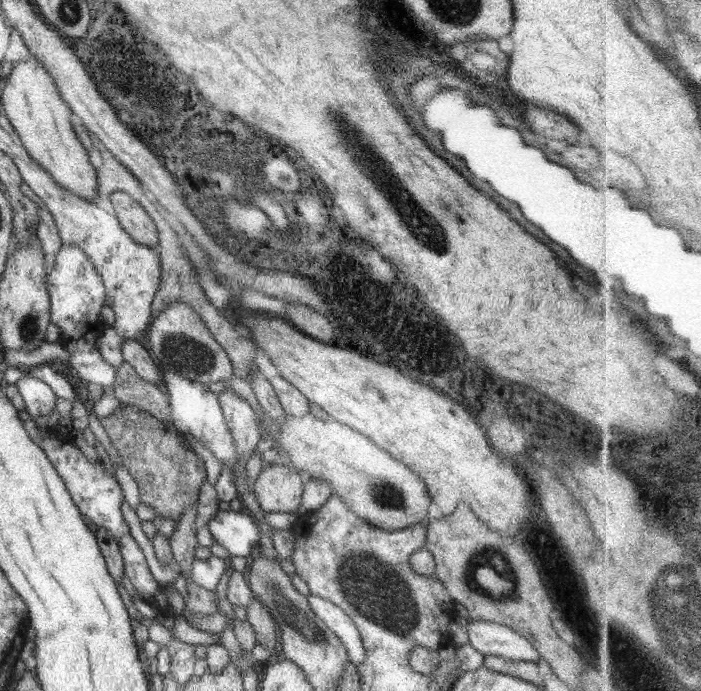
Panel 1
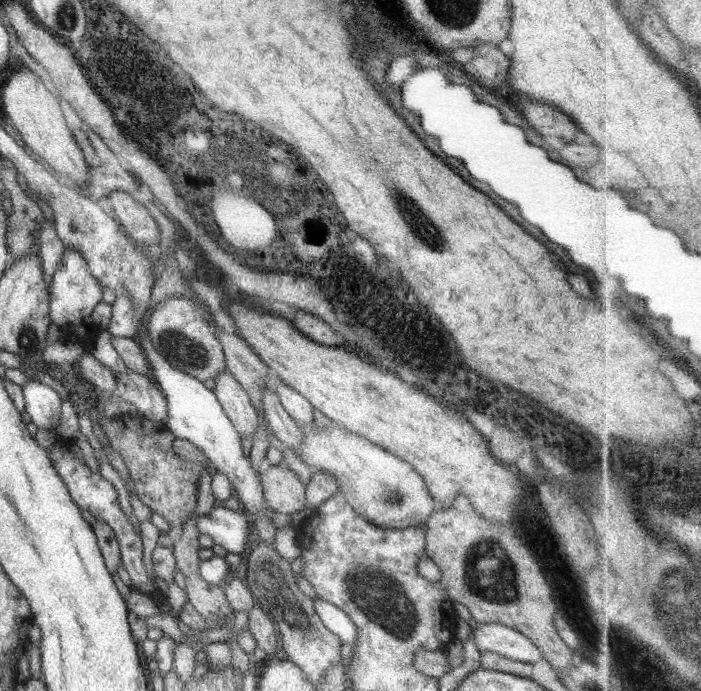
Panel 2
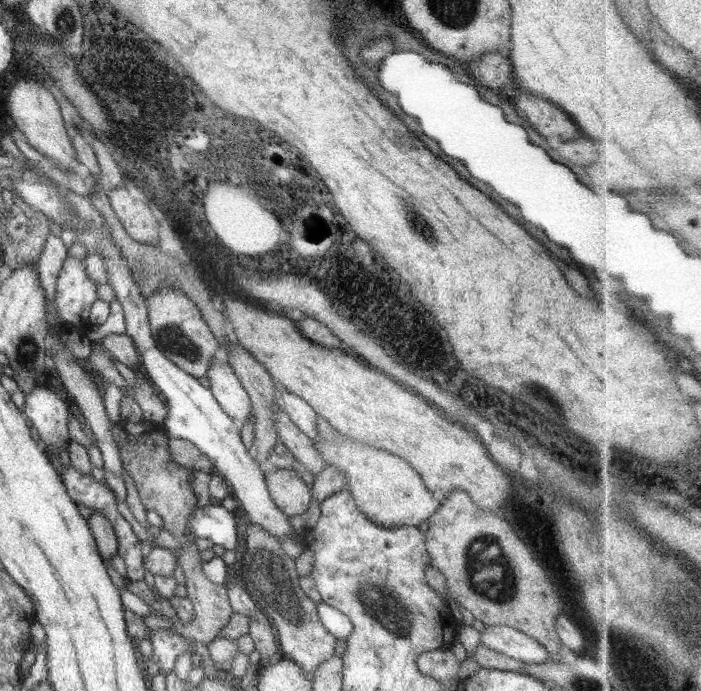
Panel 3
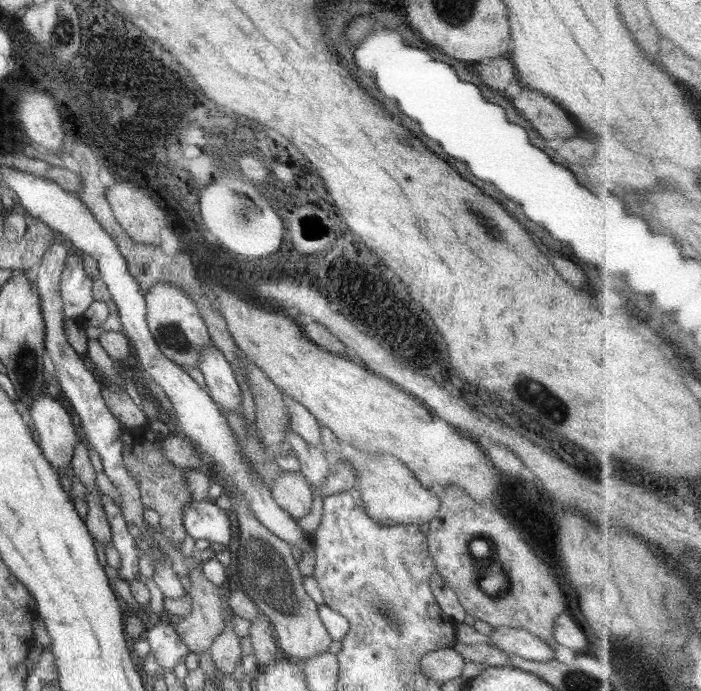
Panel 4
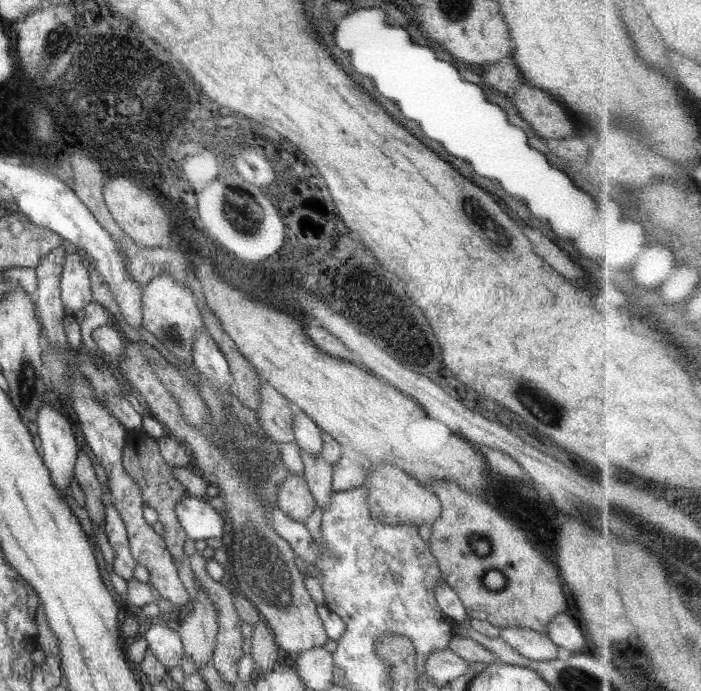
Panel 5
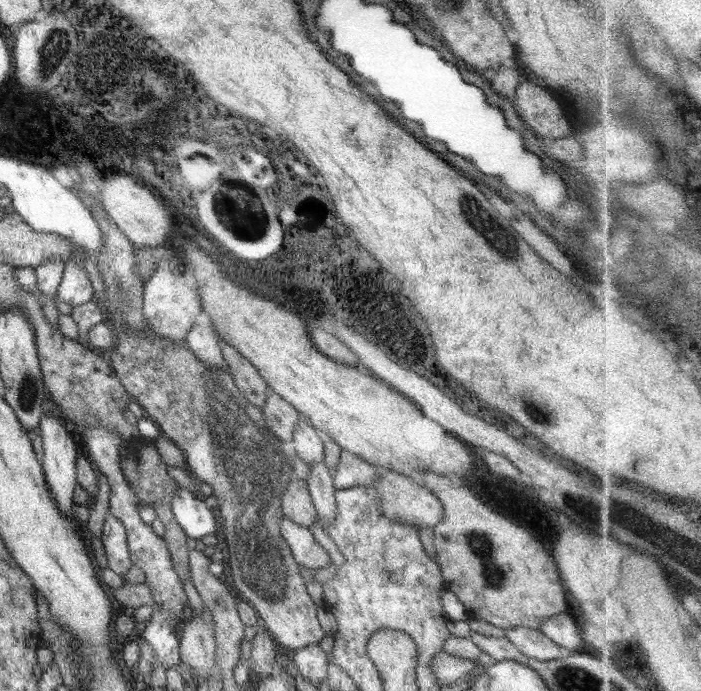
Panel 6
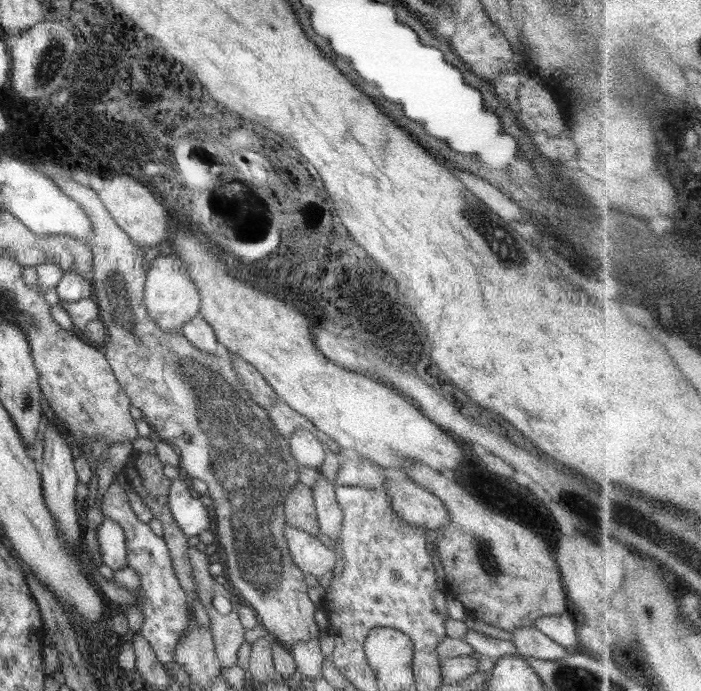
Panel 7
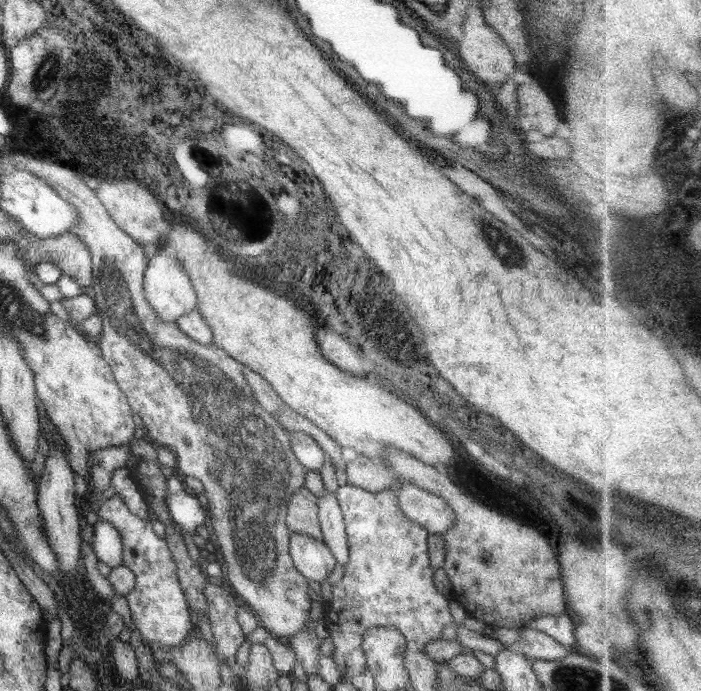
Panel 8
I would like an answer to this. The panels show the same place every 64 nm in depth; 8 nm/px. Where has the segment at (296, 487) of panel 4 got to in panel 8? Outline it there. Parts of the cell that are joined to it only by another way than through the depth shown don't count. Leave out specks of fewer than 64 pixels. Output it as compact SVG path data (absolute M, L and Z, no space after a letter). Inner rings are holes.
M305 486L296 490L287 502L286 524L289 531L304 533L322 541L323 534L318 518L318 498Z

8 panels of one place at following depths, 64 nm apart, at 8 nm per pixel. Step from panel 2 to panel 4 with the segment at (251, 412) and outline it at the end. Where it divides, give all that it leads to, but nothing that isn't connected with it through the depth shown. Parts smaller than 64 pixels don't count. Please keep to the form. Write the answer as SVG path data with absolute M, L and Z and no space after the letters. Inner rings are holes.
M213 344L205 347L199 359L199 369L204 375L210 397L222 409L243 412L243 393L241 382L229 361Z

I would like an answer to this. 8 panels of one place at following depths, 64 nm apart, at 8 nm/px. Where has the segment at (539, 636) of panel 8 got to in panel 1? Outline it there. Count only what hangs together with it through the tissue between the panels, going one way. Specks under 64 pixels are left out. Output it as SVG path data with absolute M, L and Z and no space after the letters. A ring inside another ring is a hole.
M471 621L465 625L468 643L480 654L500 656L506 660L538 662L538 650L508 626L486 621Z

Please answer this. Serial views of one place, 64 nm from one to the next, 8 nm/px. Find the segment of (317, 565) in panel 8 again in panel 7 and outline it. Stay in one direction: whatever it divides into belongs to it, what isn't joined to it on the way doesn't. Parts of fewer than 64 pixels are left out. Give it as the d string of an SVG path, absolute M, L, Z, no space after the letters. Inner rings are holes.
M288 523L284 525L284 534L293 561L306 574L316 578L329 576L334 569L336 556L315 536Z

